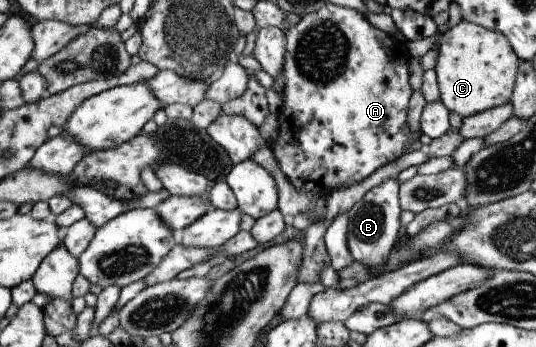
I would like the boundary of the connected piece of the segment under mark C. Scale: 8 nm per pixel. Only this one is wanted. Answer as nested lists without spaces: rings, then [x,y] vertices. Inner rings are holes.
[[[462,21],[440,36],[437,47],[435,80],[439,100],[449,112],[466,118],[509,103],[520,60],[502,33]]]

